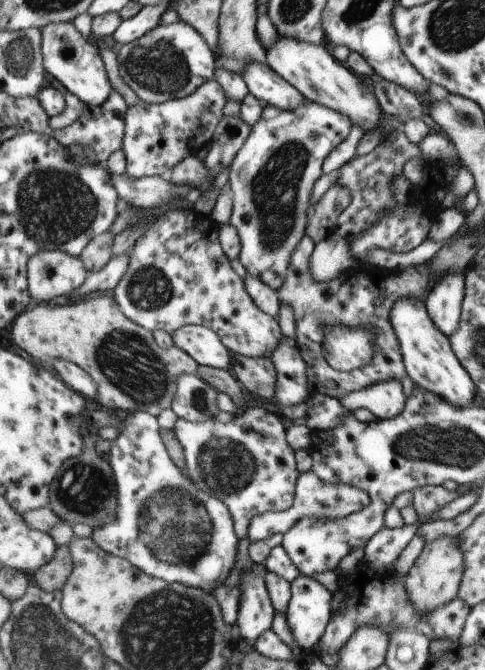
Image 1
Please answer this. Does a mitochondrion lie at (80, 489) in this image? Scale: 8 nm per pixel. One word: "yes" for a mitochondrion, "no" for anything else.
yes

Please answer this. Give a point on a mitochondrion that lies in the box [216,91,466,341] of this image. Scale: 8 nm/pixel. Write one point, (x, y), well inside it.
(274, 189)

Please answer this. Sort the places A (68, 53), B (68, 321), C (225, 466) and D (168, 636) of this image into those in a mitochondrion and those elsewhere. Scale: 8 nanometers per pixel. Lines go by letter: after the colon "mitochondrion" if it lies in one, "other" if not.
A: other
B: other
C: mitochondrion
D: mitochondrion

